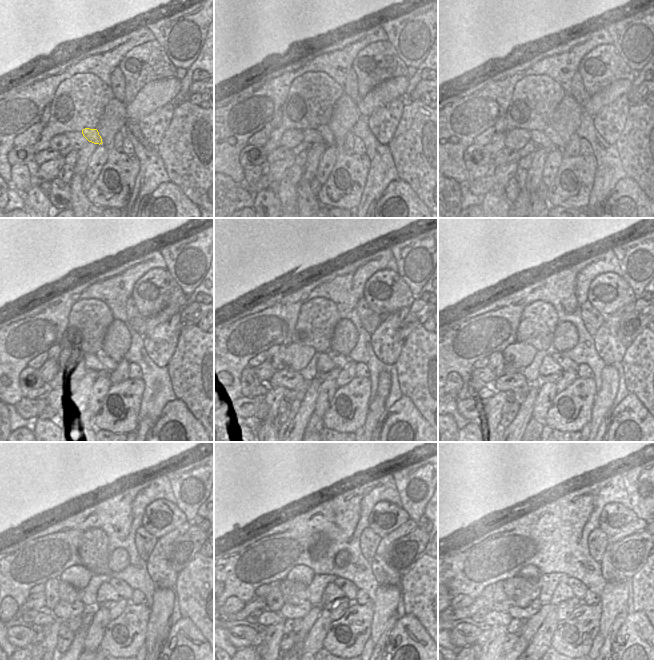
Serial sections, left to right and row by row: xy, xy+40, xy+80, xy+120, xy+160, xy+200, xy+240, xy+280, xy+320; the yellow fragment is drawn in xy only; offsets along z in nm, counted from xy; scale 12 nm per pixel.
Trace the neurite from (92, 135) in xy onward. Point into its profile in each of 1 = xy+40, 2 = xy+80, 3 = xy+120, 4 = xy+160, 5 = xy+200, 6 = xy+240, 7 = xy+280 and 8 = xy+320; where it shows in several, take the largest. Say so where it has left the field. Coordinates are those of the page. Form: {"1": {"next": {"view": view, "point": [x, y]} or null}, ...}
{"1": {"next": {"view": "xy+40", "point": [326, 134]}}, "2": {"next": {"view": "xy+80", "point": [550, 133]}}, "3": {"next": {"view": "xy+120", "point": [110, 364]}}, "4": {"next": {"view": "xy+160", "point": [340, 361]}}, "5": {"next": {"view": "xy+200", "point": [567, 364]}}, "6": {"next": {"view": "xy+240", "point": [124, 590]}}, "7": {"next": {"view": "xy+280", "point": [350, 590]}}, "8": {"next": {"view": "xy+320", "point": [578, 589]}}}

